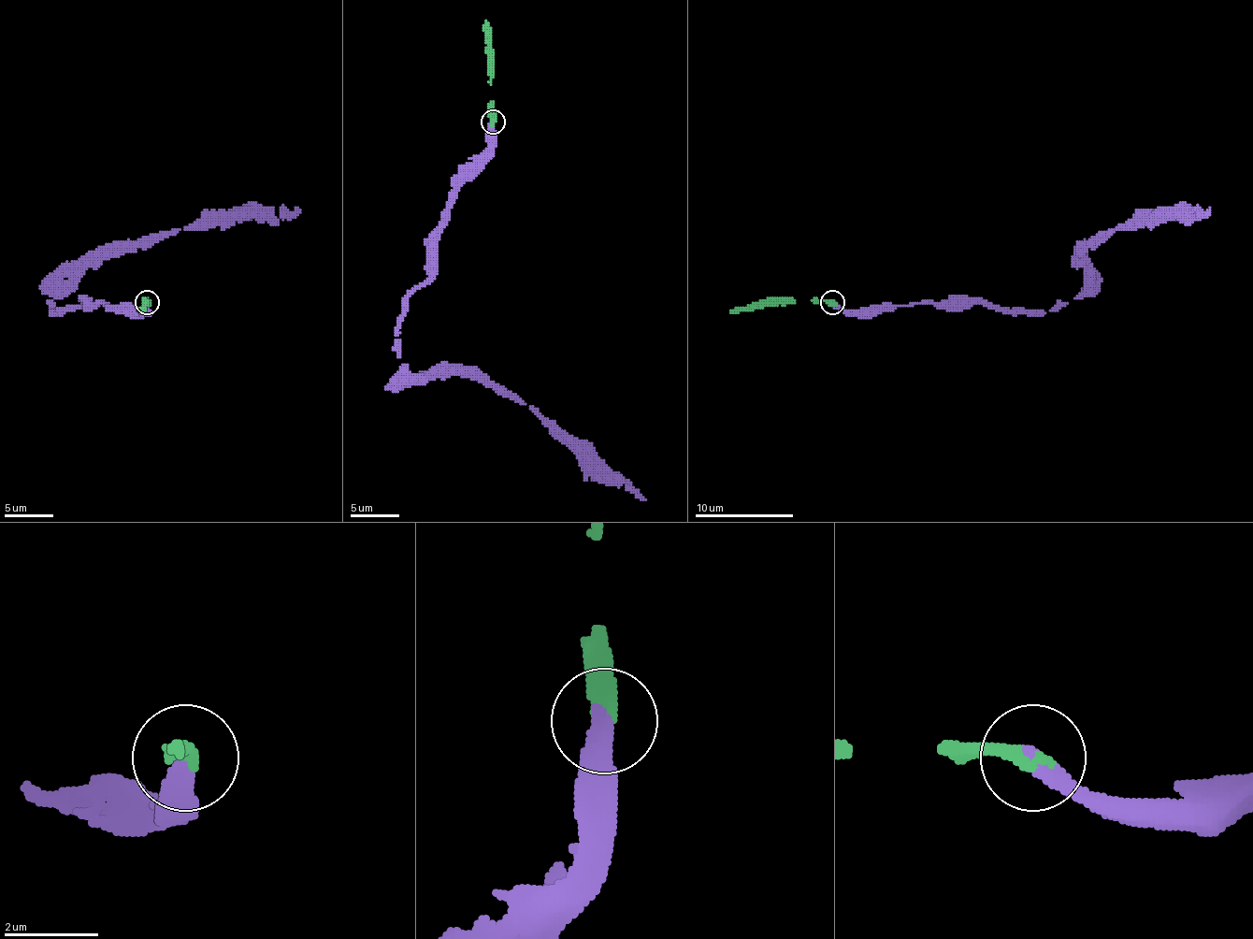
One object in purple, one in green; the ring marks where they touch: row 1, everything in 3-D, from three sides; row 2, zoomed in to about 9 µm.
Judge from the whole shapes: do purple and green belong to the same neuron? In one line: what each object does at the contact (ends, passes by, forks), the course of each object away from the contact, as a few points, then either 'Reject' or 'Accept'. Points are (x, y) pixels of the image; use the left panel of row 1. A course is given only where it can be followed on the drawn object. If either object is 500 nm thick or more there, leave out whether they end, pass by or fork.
At the ring purple ends. At the ring green ends. Course of purple: (148, 303), (143, 310), (89, 300), (50, 312), (77, 273), (106, 256), (170, 232), (300, 209). Course of green: (148, 303), (145, 300), (145, 308), (140, 312). Accept

